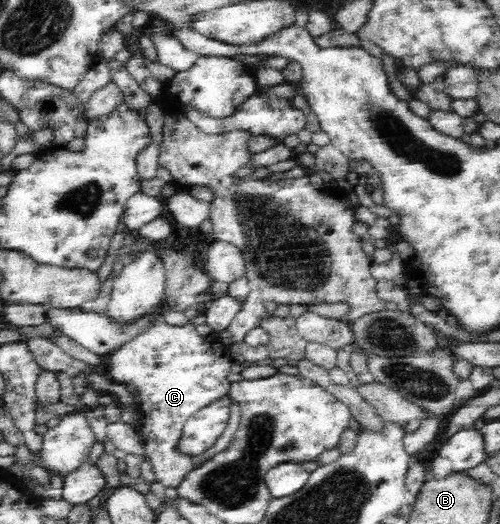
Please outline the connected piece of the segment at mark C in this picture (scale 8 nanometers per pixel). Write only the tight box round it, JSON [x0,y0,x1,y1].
[110,321,241,490]

